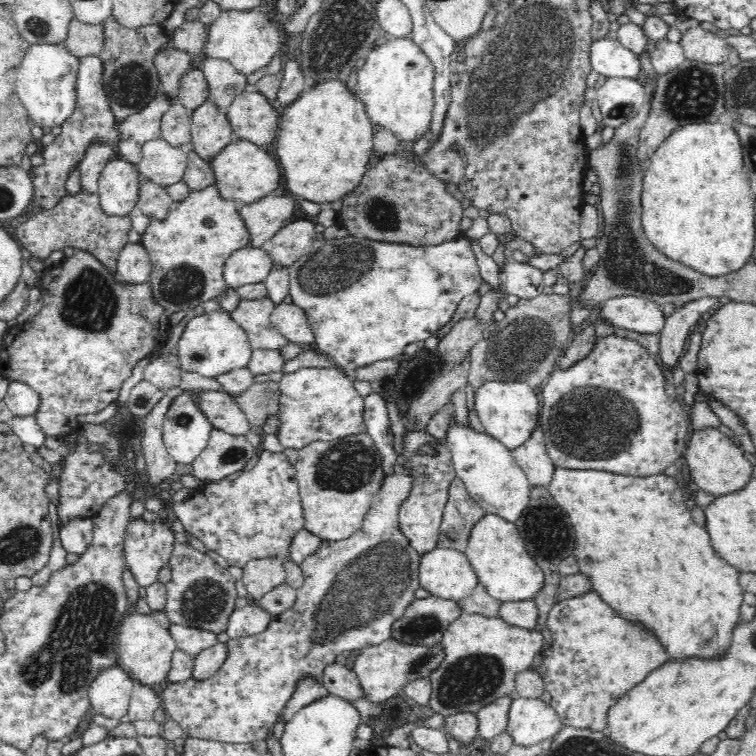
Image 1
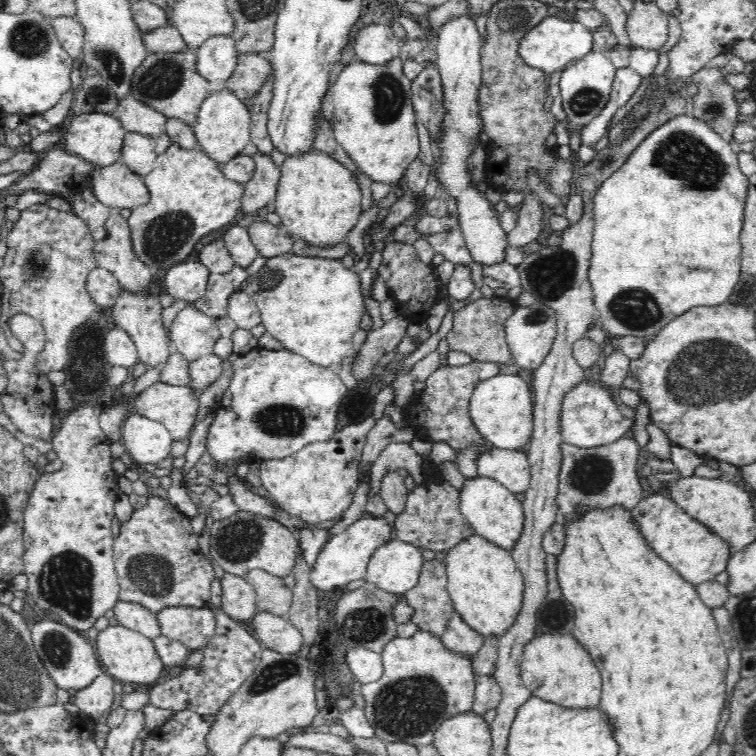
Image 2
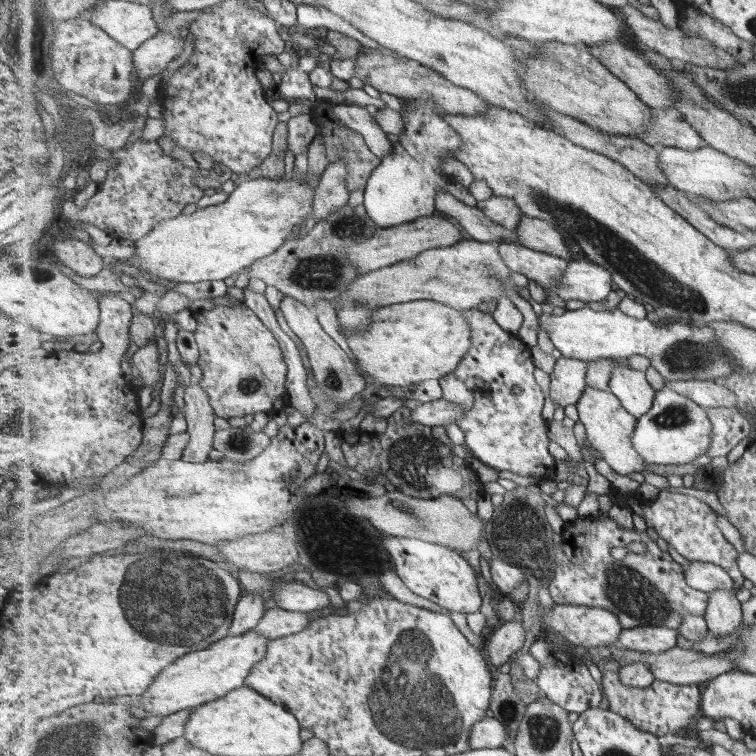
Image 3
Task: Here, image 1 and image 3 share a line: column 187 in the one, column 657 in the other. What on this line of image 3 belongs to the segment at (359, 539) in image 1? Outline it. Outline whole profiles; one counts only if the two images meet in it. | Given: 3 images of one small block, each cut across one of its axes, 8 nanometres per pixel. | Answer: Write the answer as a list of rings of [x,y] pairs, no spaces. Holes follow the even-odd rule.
[[[603,668],[601,685],[611,711],[631,720],[641,730],[651,732],[666,741],[680,740],[681,736],[694,726],[695,720],[703,716],[701,688],[694,684],[679,686],[656,680],[647,688],[633,688],[621,682],[619,670],[609,671]]]

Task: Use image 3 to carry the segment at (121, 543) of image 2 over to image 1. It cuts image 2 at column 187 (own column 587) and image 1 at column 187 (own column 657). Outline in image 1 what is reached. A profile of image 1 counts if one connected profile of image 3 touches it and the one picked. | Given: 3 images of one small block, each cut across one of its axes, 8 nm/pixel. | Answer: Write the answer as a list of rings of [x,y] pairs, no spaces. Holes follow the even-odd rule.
[[[180,542],[172,544],[172,555],[169,559],[171,570],[170,582],[165,584],[166,602],[162,611],[174,624],[207,630],[217,635],[224,632],[230,612],[235,608],[237,592],[236,580],[228,569],[223,568],[192,545]]]

